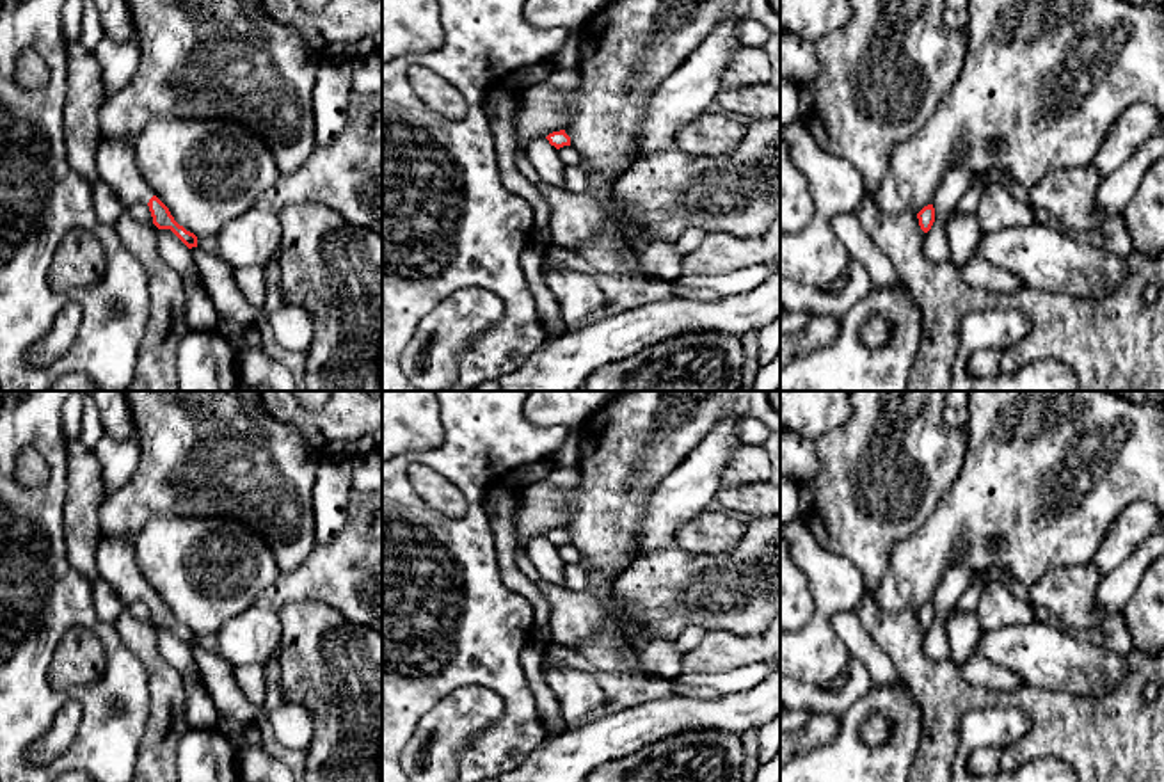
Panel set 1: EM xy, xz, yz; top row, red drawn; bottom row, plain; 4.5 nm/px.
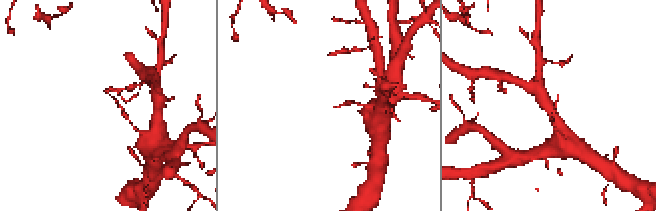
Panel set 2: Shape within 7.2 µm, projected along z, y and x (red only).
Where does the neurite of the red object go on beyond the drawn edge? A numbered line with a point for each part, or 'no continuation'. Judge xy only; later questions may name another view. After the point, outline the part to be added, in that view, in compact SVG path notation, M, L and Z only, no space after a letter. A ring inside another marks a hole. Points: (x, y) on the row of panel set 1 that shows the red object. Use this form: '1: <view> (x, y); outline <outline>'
1: xy (116, 164); outline M105 140L96 153L100 180L116 194L123 208L147 204L155 196L137 169L135 146L124 140Z

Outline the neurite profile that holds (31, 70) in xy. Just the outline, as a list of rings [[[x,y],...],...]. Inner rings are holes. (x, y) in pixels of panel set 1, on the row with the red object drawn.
[[[27,50],[16,59],[14,76],[27,89],[44,89],[50,68],[37,52]]]

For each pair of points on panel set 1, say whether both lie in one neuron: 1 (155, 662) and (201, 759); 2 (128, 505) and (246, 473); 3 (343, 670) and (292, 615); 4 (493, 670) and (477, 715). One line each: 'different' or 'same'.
1: different
2: same
3: same
4: different

